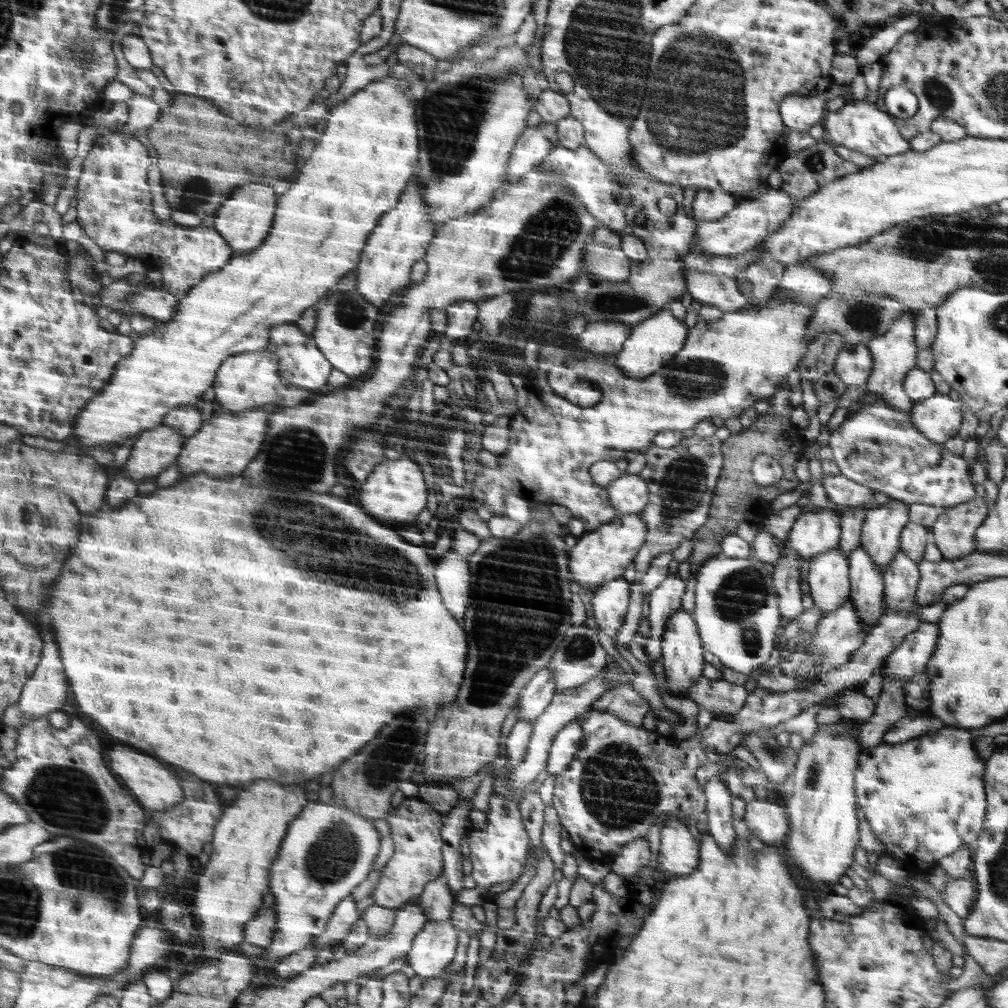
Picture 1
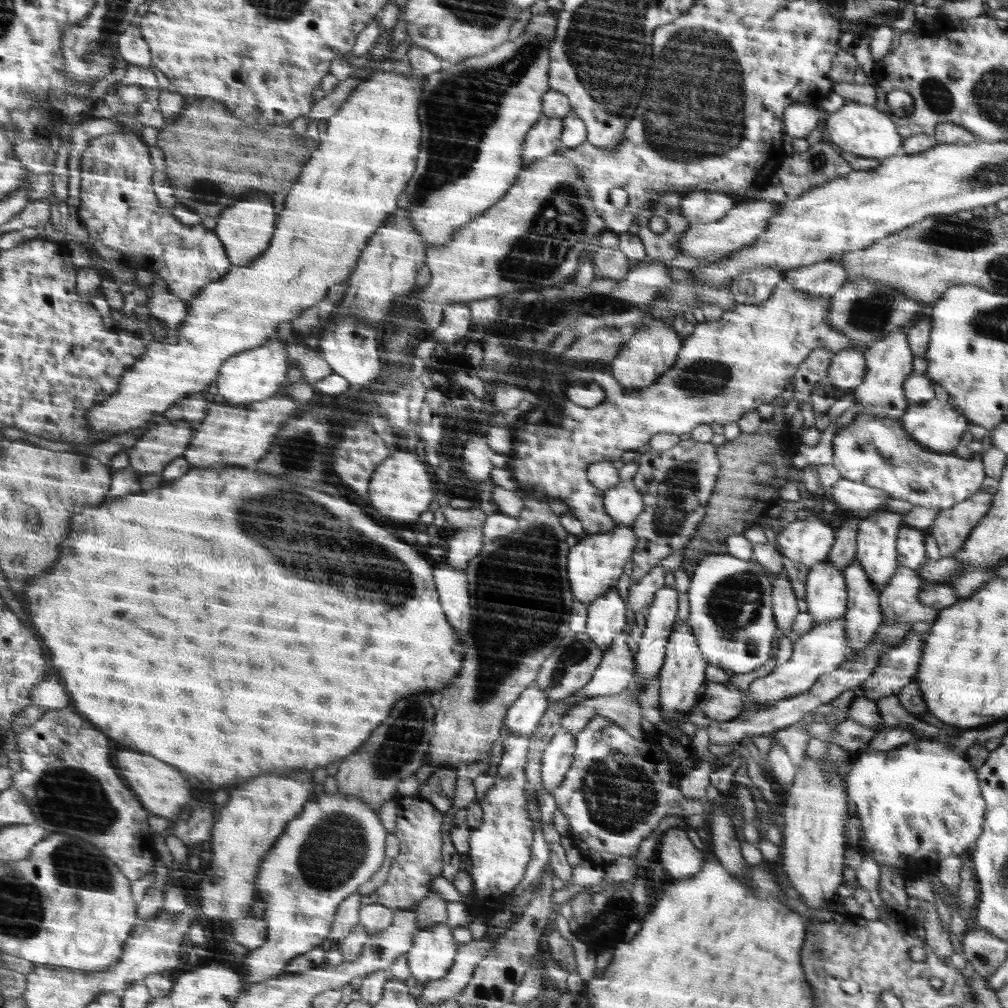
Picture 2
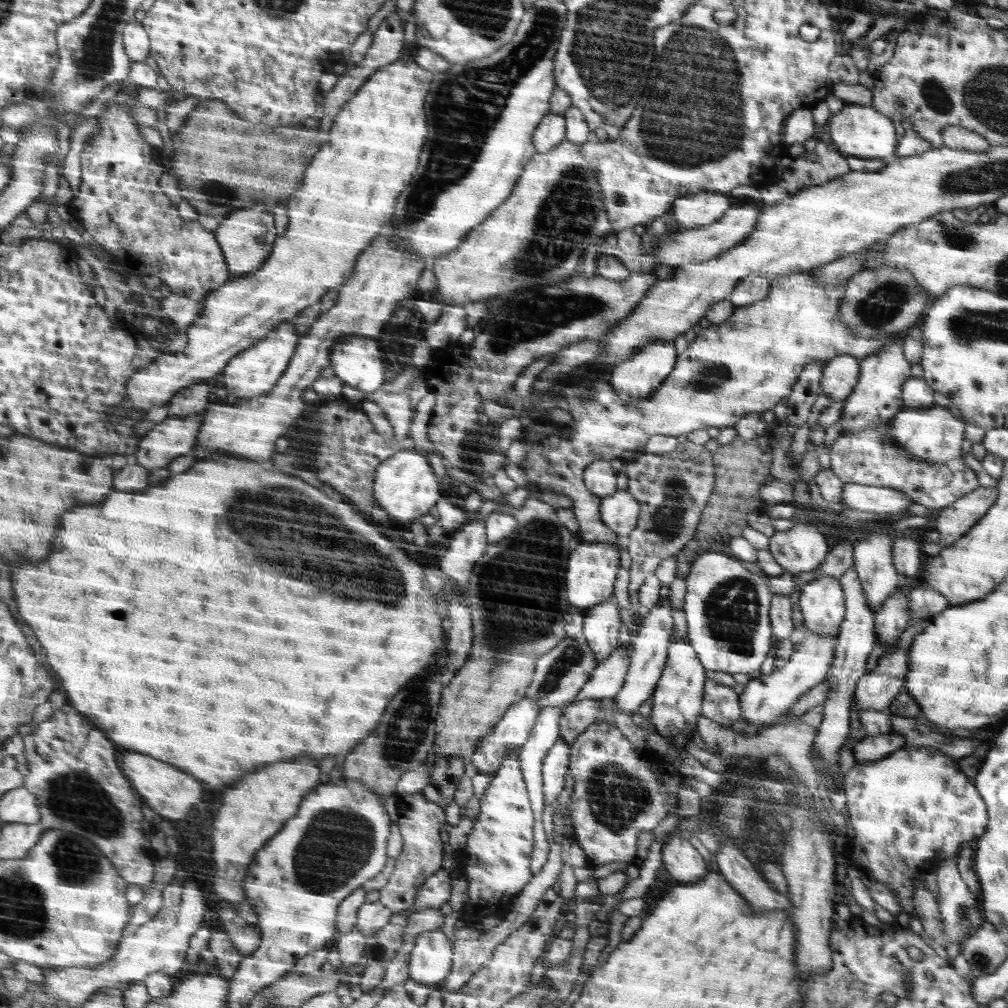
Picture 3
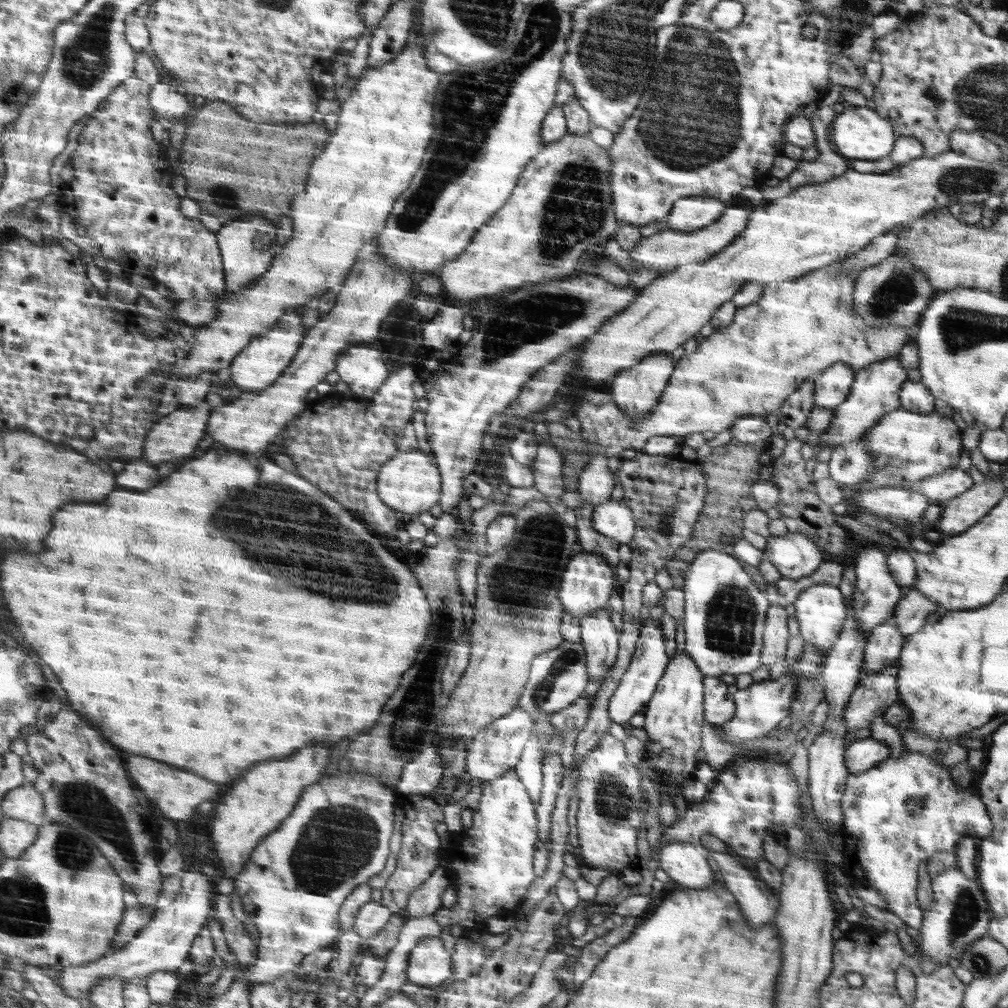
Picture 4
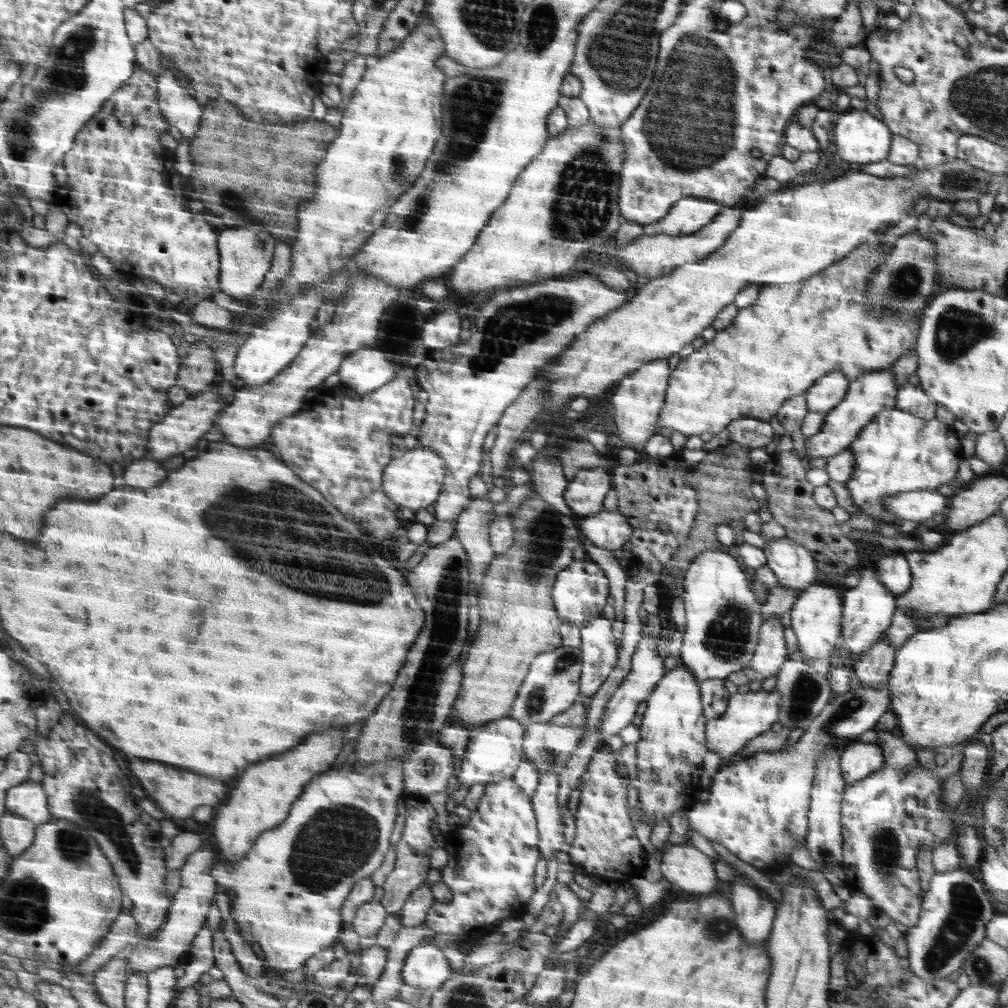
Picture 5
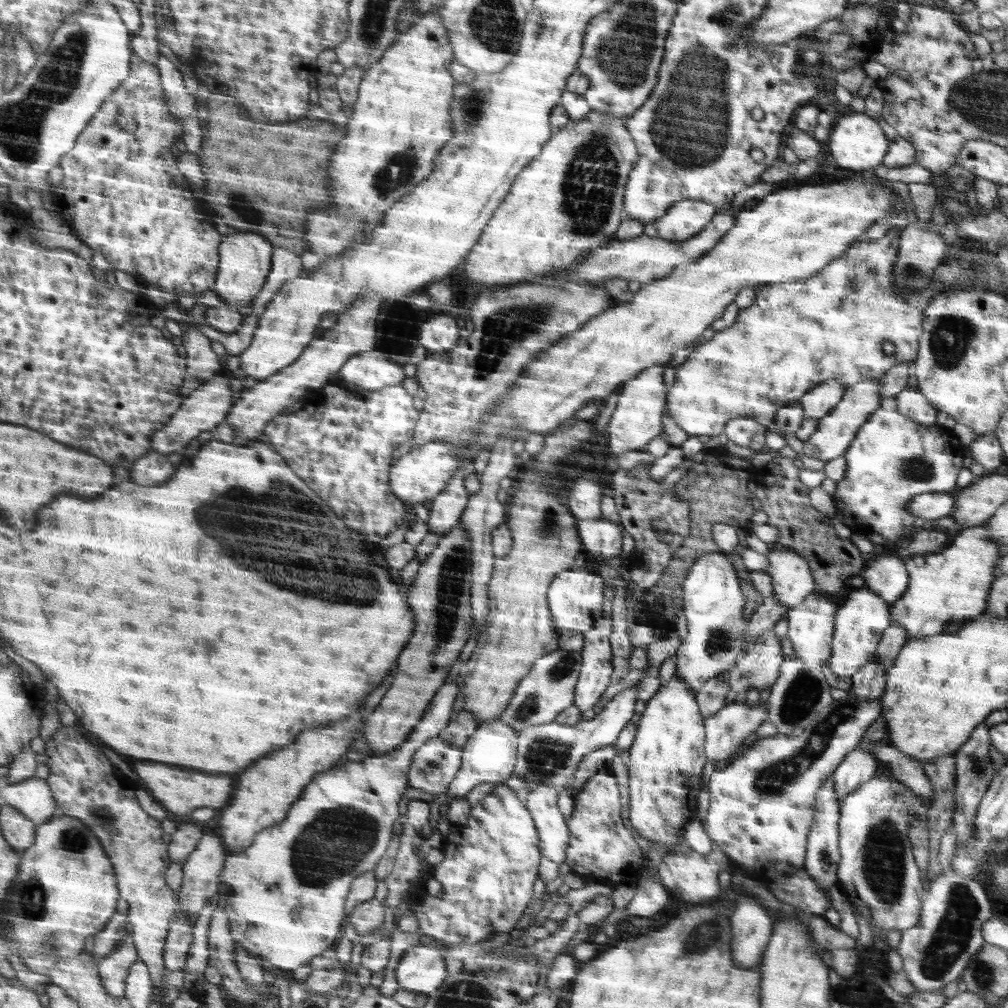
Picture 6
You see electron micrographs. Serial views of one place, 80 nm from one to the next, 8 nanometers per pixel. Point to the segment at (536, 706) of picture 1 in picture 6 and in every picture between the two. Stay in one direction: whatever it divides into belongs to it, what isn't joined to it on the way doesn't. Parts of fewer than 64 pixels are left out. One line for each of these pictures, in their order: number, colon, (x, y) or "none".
2: (524, 716)
3: (513, 730)
4: (490, 754)
5: (494, 752)
6: (489, 756)

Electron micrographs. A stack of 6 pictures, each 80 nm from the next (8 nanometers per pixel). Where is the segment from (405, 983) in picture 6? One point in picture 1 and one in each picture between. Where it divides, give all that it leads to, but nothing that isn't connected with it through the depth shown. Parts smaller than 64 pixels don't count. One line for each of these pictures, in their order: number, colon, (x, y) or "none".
1: (434, 947)
2: (433, 949)
3: (429, 964)
4: (429, 964)
5: (425, 967)

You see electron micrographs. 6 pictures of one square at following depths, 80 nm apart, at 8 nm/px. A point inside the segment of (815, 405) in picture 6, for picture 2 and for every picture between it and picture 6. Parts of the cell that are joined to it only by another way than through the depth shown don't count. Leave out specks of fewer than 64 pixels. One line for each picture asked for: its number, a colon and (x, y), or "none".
2: (847, 369)
3: (840, 377)
4: (833, 386)
5: (829, 391)

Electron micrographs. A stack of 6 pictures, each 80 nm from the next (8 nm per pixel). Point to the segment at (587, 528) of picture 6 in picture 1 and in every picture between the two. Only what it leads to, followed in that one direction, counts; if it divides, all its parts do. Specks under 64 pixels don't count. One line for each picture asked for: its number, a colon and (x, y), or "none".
1: (629, 494)
2: (624, 503)
3: (619, 511)
4: (614, 519)
5: (608, 529)

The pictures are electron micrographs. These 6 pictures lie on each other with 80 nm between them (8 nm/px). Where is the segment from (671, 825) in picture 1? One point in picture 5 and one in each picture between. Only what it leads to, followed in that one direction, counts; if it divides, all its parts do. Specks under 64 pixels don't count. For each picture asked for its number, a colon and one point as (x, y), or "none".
2: (676, 854)
3: (680, 860)
4: (683, 862)
5: (685, 866)

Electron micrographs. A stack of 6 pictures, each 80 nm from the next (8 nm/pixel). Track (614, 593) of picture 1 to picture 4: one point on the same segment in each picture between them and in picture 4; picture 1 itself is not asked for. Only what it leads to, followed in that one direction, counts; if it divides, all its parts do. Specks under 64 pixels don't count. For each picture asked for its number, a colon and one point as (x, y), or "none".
2: (606, 617)
3: (601, 627)
4: (601, 640)

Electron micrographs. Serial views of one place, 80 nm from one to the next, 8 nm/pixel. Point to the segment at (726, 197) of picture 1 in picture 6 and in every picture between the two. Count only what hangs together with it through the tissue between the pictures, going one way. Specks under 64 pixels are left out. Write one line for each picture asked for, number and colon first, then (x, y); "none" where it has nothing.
2: (702, 207)
3: (703, 209)
4: (691, 213)
5: (690, 214)
6: (685, 219)

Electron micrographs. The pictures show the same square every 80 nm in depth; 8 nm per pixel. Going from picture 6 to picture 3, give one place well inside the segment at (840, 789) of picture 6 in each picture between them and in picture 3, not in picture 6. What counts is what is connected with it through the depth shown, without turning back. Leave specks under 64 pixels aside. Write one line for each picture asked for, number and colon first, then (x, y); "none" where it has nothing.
3: (871, 748)
4: (861, 755)
5: (858, 760)

